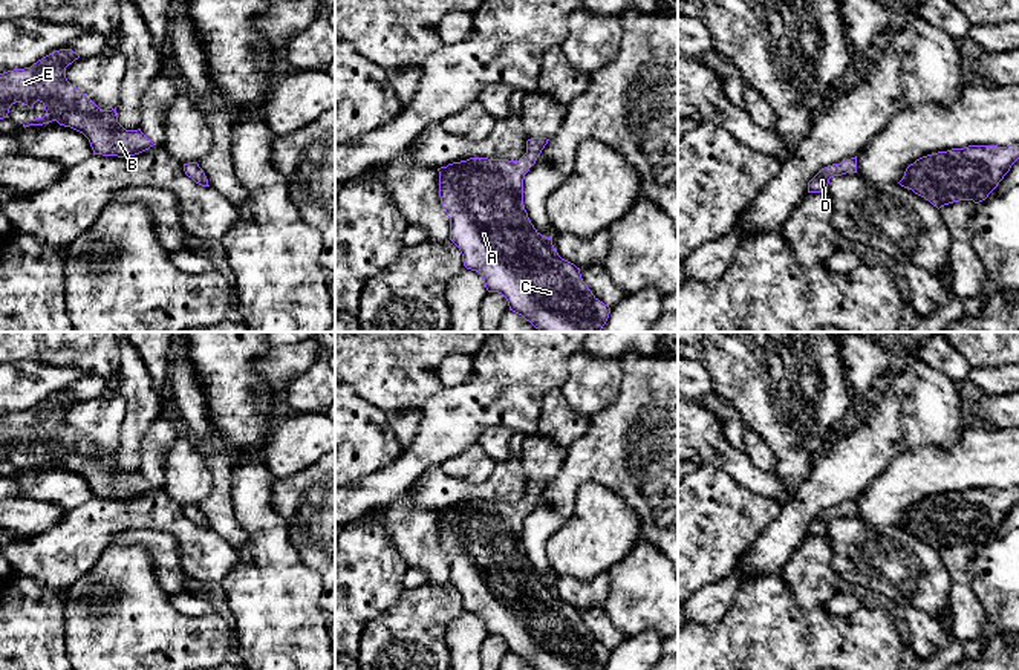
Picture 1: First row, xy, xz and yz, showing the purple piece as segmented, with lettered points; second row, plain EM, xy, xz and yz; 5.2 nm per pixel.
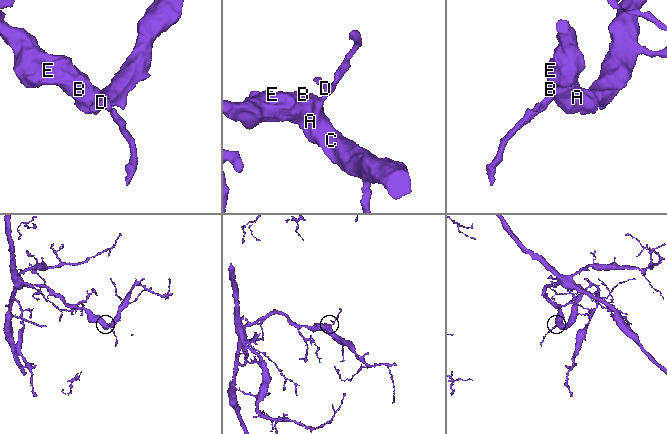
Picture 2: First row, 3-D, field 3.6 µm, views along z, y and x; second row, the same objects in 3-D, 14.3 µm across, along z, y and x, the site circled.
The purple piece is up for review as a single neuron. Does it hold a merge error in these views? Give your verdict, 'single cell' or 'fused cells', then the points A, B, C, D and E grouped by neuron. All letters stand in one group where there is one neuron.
single cell; groups A B C D E

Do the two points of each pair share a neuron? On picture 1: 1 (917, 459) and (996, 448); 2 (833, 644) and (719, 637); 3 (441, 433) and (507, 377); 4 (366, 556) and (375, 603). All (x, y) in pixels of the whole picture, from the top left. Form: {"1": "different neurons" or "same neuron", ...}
{"1": "same neuron", "2": "same neuron", "3": "same neuron", "4": "same neuron"}

